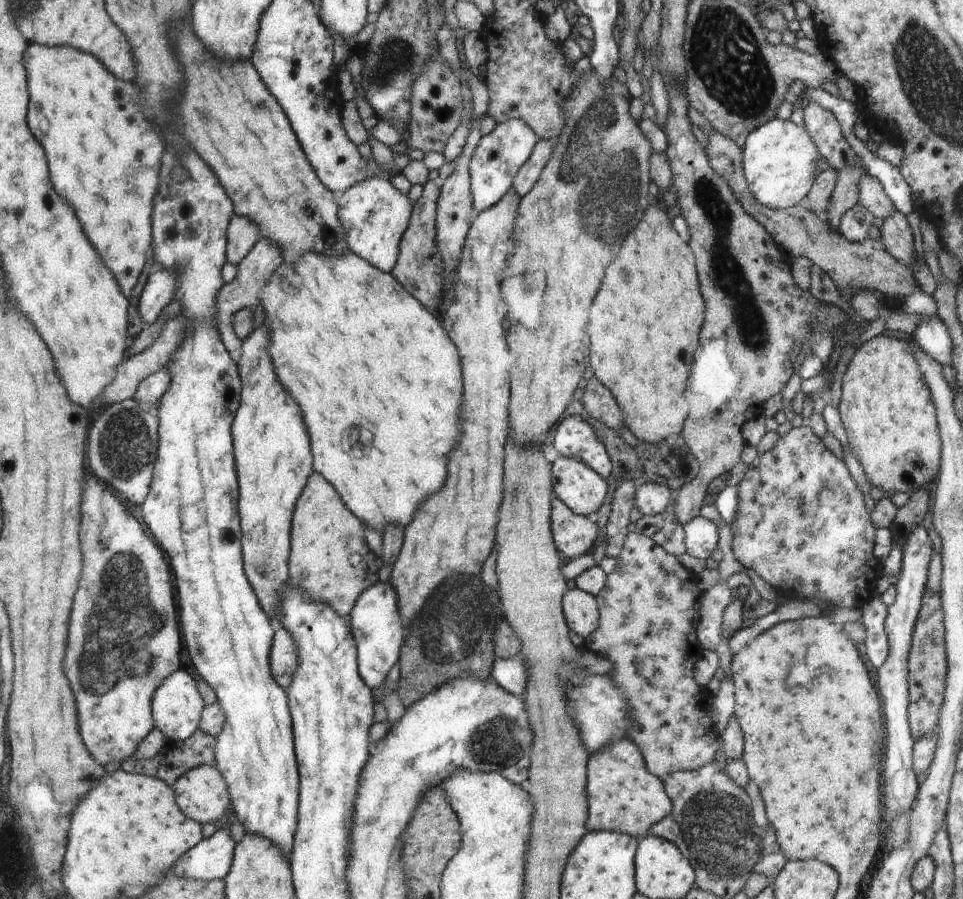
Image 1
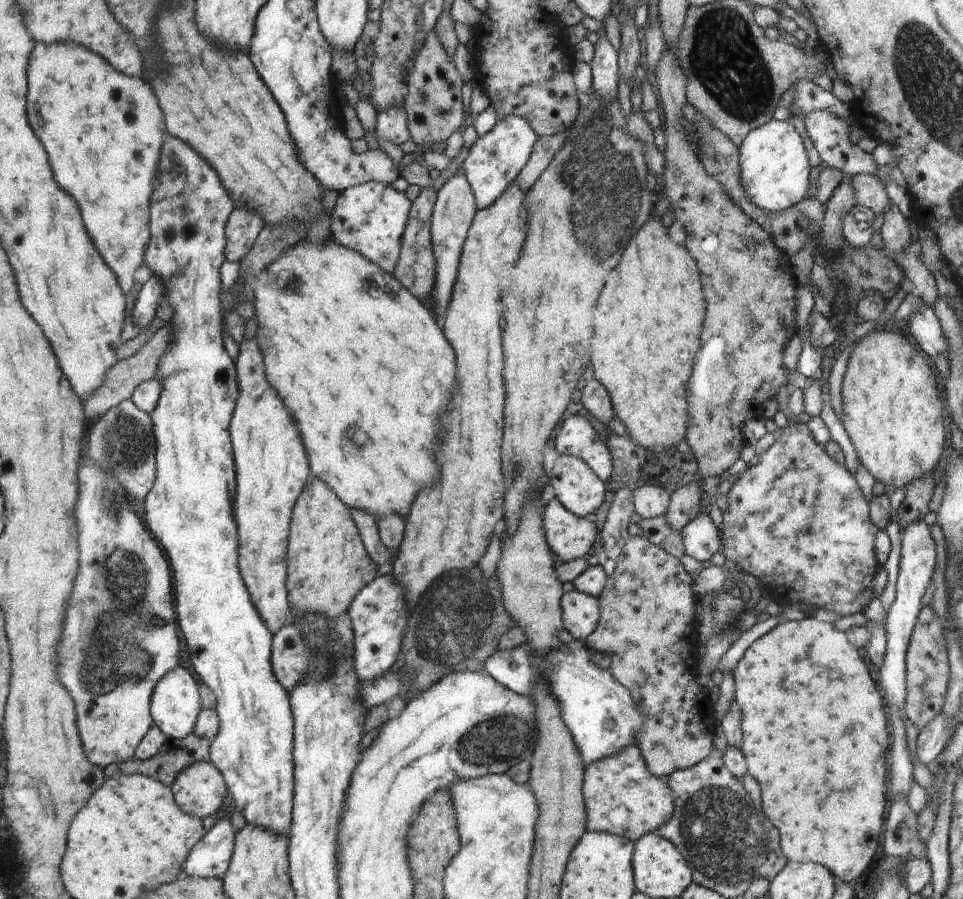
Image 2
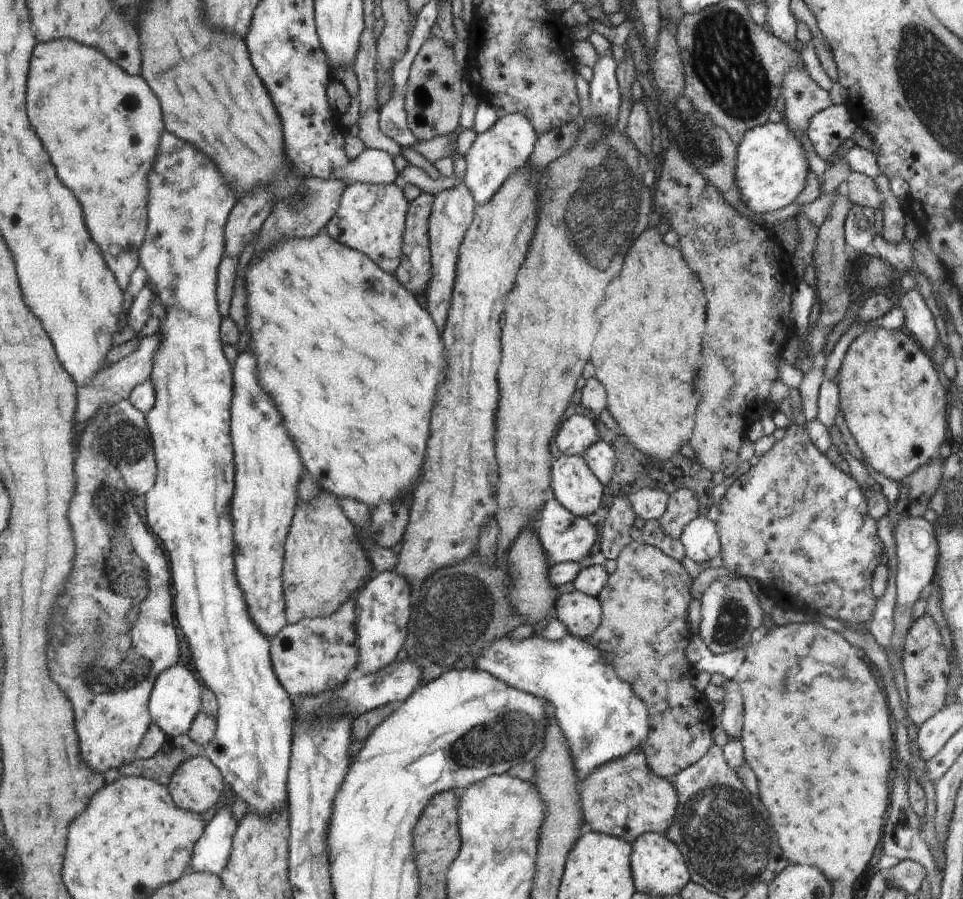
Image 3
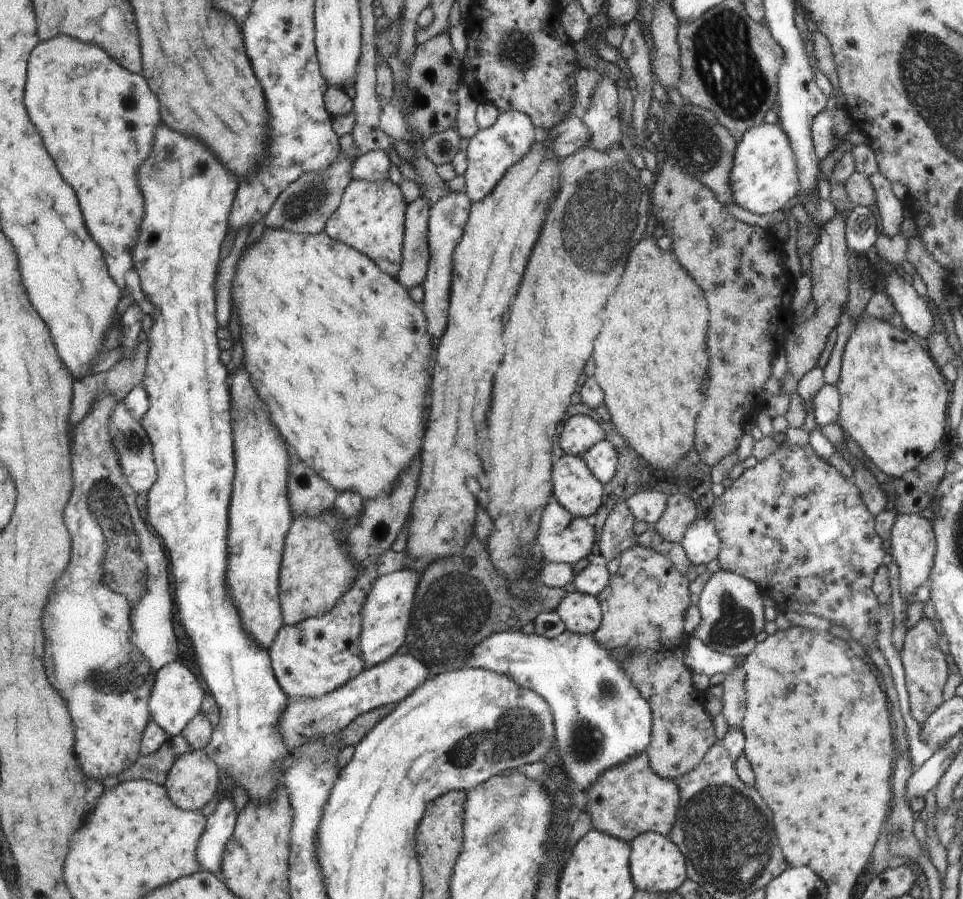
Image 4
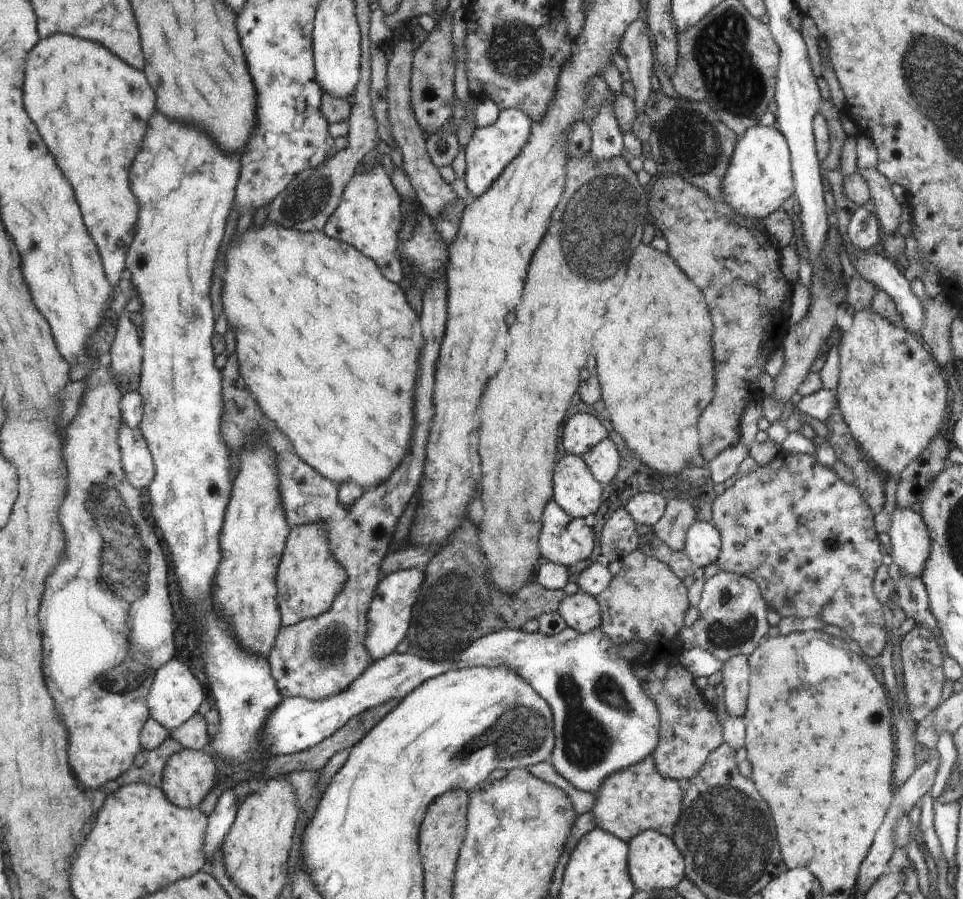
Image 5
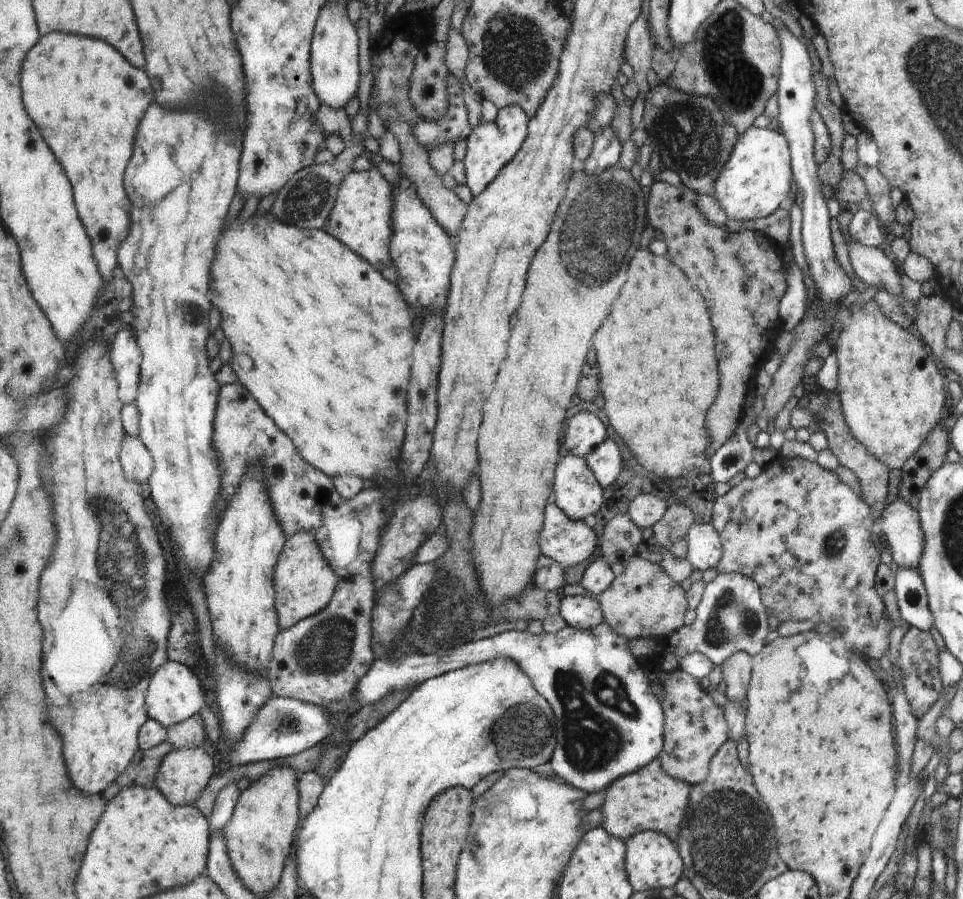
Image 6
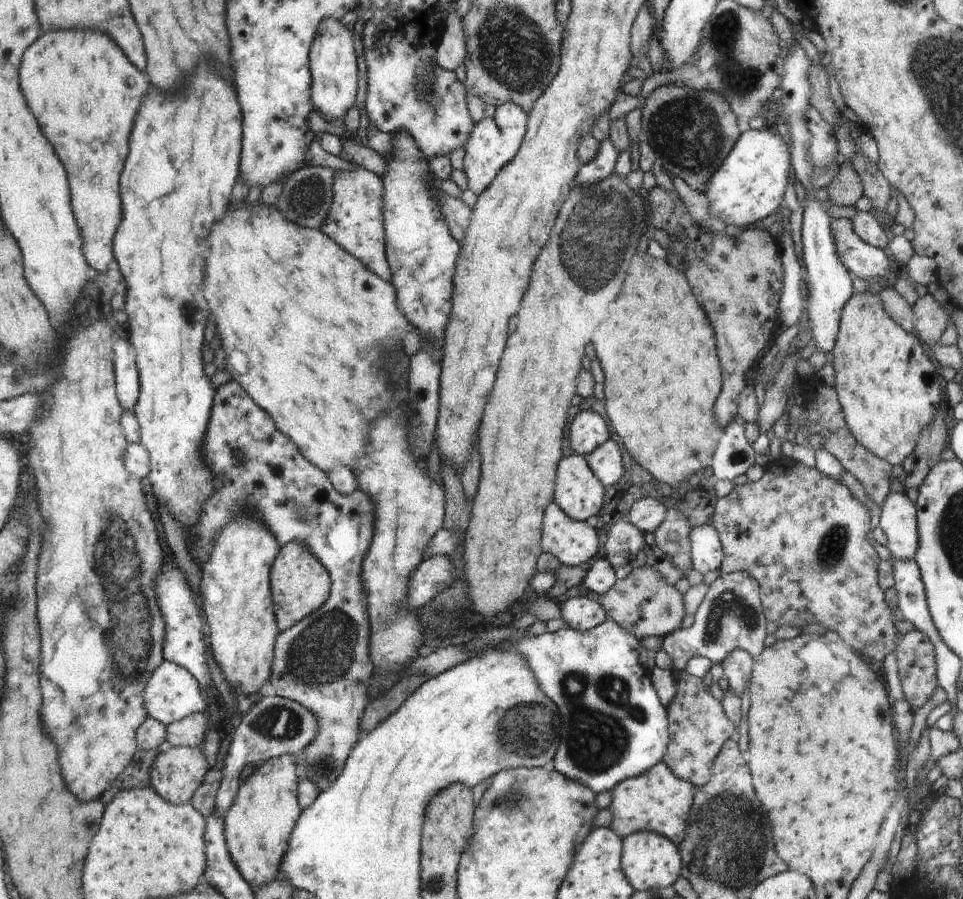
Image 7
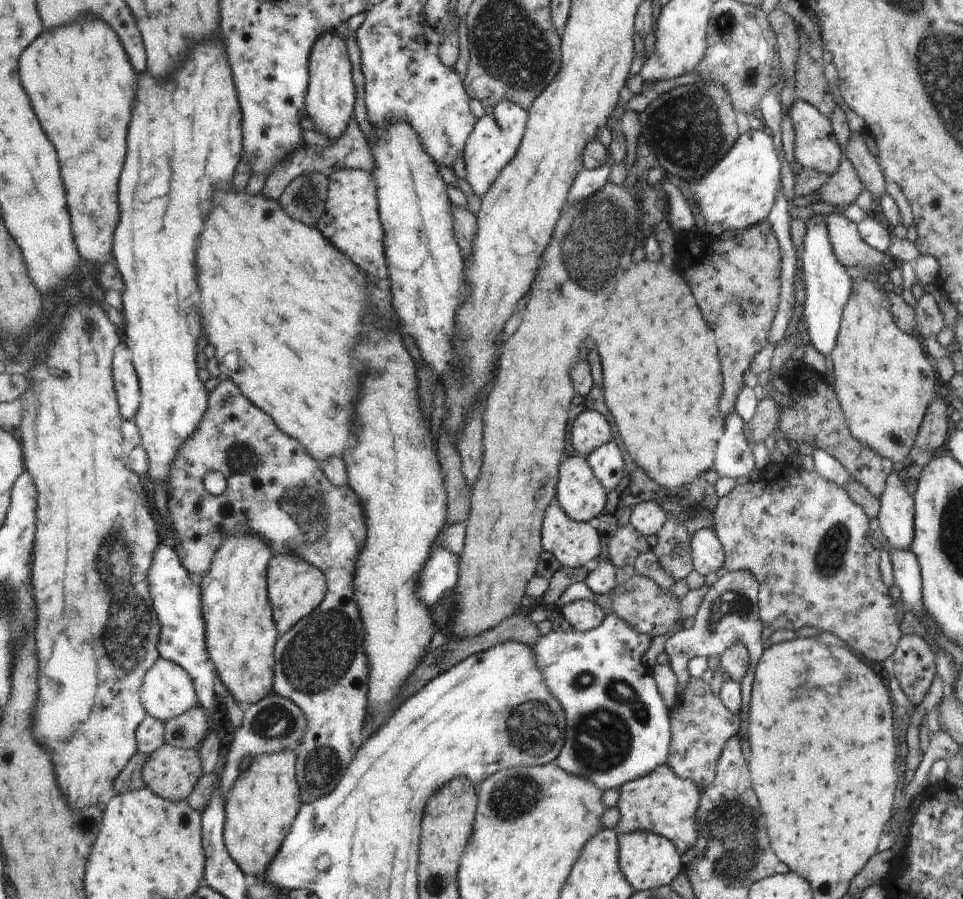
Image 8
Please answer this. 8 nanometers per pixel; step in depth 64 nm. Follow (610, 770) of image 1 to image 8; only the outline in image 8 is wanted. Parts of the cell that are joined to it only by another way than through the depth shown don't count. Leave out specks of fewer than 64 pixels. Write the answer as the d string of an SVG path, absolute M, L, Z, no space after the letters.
M663 764L650 775L624 783L618 791L620 796L616 808L620 820L613 828L618 835L636 831L656 833L671 840L680 854L695 846L699 839L695 816L702 800L702 790L695 781L681 778L670 766Z

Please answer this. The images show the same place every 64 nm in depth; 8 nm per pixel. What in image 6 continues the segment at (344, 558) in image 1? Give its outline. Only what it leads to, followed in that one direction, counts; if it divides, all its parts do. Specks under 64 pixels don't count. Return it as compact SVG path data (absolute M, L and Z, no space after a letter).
M296 532L287 538L280 558L280 568L276 568L276 608L280 608L280 628L294 627L301 619L316 615L334 598L340 577L324 558L323 551L310 532Z

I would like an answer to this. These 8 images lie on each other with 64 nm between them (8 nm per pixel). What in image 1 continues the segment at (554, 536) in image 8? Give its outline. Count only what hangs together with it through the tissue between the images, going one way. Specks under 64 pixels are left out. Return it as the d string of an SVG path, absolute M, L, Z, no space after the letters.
M552 500L551 533L555 545L566 560L586 554L598 538L598 526L579 513L572 512L563 500Z

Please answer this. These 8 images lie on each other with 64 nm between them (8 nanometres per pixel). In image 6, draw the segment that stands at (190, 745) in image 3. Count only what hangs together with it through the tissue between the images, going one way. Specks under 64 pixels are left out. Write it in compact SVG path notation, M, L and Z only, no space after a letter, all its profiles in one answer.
M169 740L156 748L148 750L141 748L136 754L135 762L117 780L118 784L122 789L131 786L158 787L159 772L164 759L176 749L176 745Z

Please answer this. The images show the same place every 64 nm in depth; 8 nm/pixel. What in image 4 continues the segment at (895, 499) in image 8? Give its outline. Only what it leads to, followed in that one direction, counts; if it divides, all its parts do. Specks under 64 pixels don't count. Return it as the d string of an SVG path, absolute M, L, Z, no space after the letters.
M896 514L895 522L891 530L889 546L892 547L891 555L897 563L900 574L900 594L904 601L910 600L914 596L914 590L924 584L930 576L930 568L934 562L934 552L936 552L936 541L932 524L919 514Z

